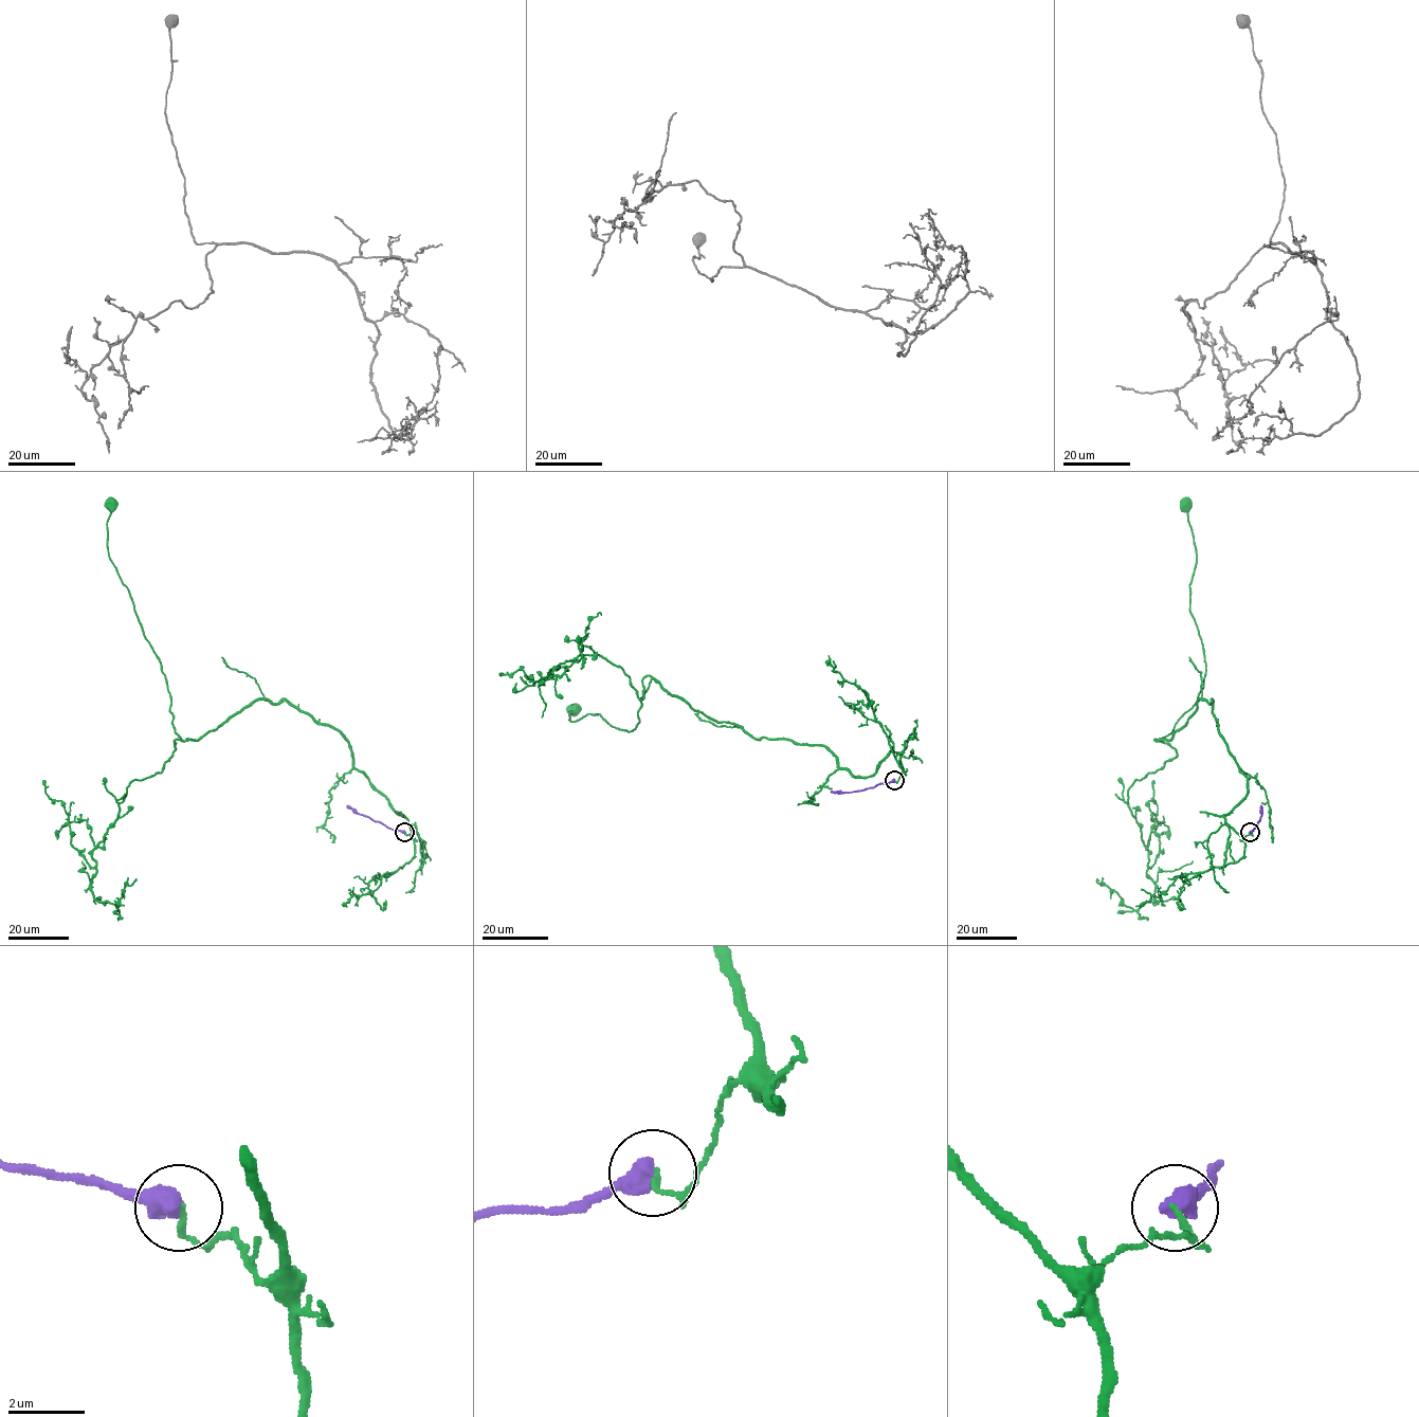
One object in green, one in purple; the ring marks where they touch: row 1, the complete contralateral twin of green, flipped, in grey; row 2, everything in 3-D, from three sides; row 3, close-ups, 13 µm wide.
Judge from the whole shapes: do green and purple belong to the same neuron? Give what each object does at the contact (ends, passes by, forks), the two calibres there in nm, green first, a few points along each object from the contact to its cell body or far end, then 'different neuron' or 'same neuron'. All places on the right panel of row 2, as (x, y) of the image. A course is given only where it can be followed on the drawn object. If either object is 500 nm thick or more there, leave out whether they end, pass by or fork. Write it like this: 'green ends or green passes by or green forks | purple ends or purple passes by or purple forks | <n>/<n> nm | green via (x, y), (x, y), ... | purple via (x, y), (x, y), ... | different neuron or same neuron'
150/600 nm | green via (1250, 832), (1224, 818), (1247, 778), (1212, 701), (1158, 741), (1206, 670), (1187, 503) | purple via (1250, 832), (1260, 820), (1260, 805) | different neuron

